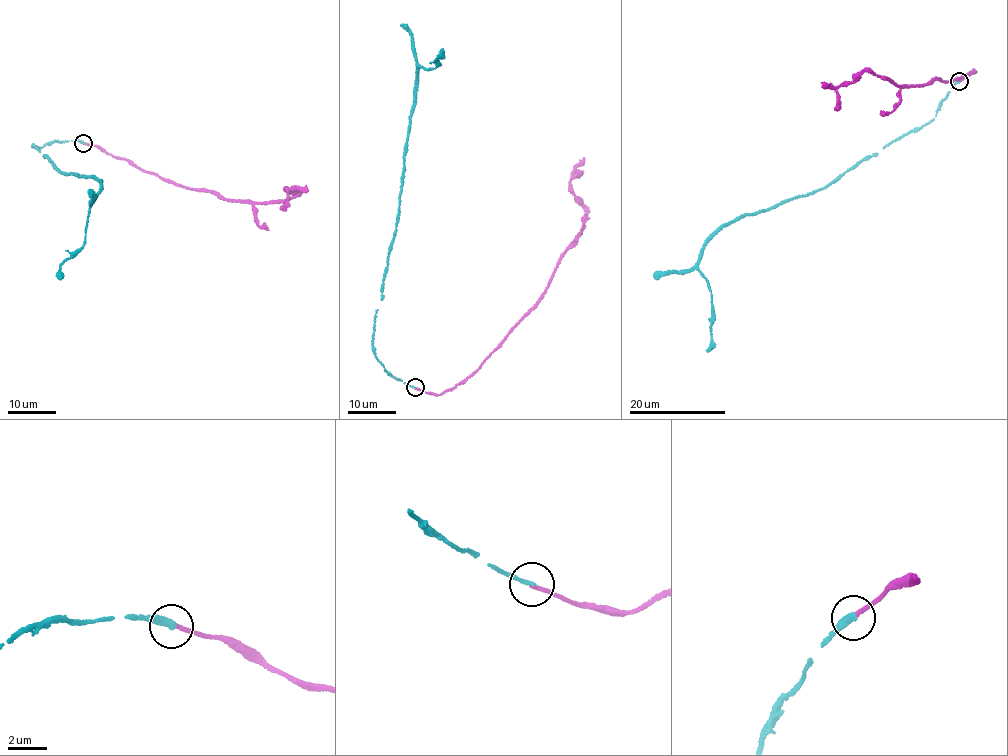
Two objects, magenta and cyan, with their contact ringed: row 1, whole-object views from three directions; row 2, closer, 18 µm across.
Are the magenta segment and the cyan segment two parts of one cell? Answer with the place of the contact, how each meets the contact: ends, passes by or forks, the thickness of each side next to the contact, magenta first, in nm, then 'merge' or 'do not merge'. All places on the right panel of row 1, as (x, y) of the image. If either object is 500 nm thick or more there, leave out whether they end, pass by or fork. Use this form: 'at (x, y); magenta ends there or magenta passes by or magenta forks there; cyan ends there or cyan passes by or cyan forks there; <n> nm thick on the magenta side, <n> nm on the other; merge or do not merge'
at (959, 81); magenta ends there; cyan ends there; 200 nm thick on the magenta side, 260 nm on the other; do not merge

